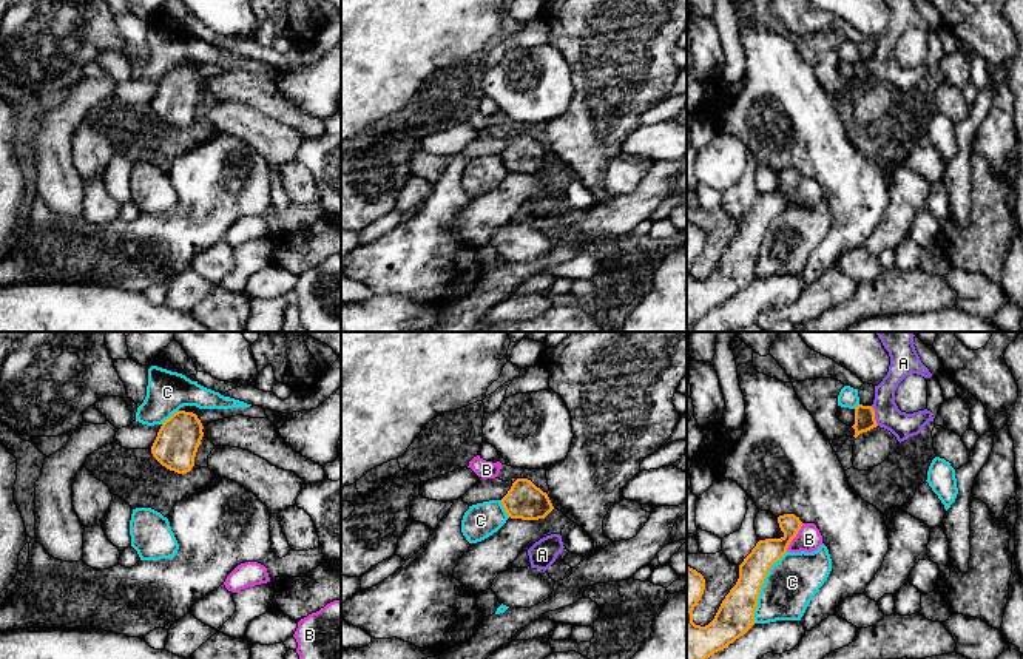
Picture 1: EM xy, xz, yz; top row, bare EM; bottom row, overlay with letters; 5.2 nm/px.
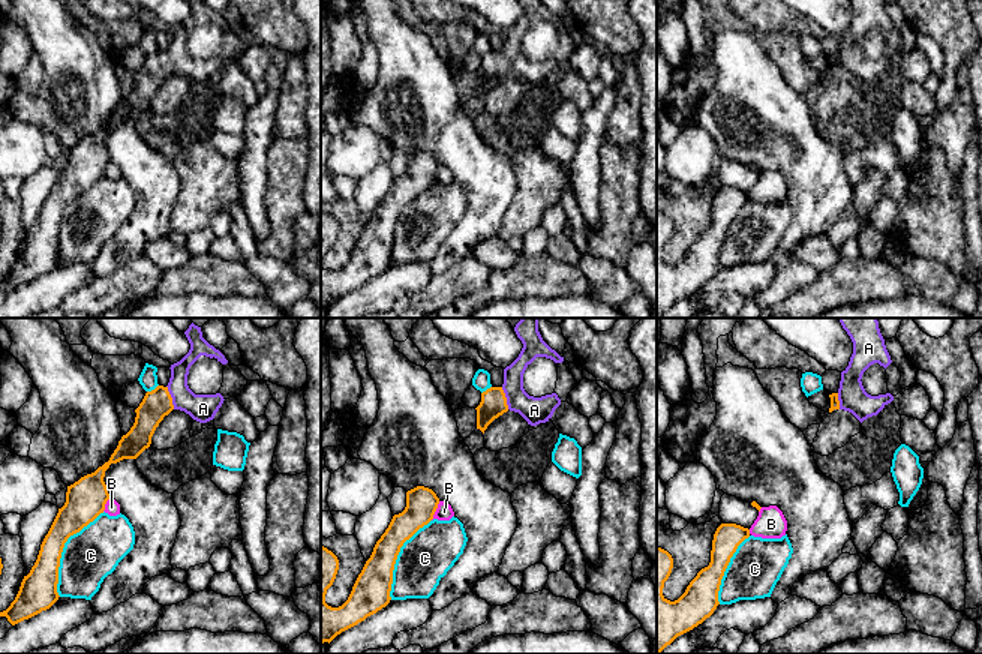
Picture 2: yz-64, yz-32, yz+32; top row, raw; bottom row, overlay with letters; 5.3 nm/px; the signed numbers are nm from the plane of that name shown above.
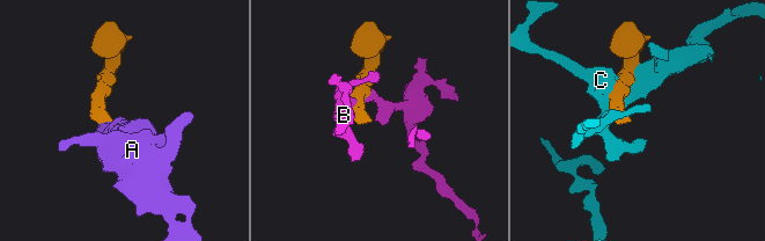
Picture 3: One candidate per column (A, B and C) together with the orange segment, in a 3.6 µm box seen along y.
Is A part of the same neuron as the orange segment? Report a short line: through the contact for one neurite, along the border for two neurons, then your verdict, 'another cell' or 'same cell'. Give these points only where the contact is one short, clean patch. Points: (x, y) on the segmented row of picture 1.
yz (864, 415), (874, 415), (887, 415) | same cell

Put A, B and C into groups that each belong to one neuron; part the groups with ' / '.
A / B / C

